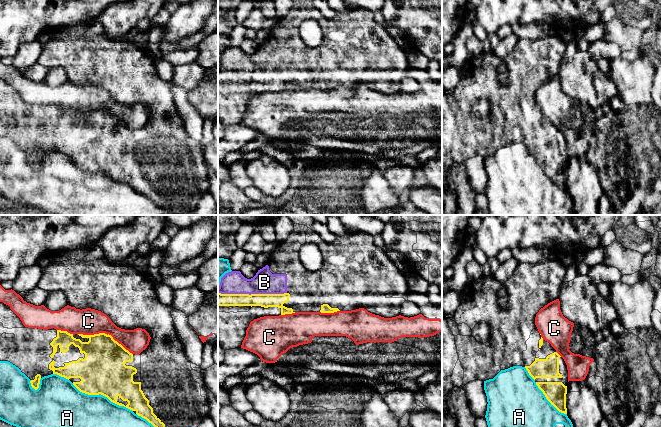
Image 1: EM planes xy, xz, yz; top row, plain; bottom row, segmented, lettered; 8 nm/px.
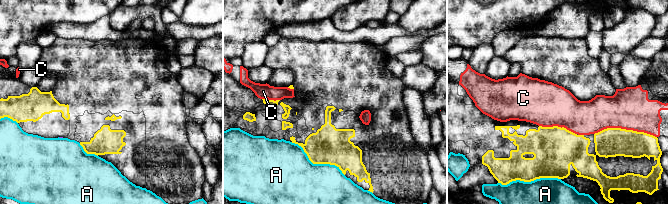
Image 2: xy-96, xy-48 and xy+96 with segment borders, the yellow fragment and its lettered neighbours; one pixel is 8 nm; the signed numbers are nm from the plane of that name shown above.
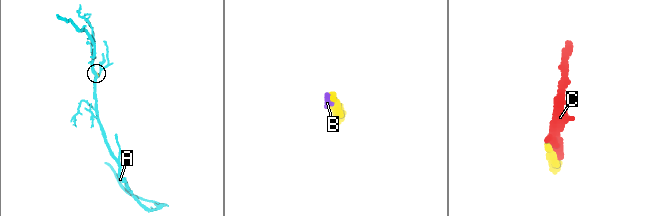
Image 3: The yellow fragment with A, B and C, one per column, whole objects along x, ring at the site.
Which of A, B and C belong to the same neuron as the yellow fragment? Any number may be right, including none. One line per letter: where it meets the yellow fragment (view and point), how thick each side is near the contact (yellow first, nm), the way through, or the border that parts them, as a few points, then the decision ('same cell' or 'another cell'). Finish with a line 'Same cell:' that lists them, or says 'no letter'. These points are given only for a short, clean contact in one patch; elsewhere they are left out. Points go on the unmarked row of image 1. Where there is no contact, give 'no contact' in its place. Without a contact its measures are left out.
A: xy (102, 170) | 360/460 nm | another cell
B: xz (252, 70) | 110/190 nm | same cell
C: xy (104, 109) | 340/220 nm | another cell
Same cell: B

